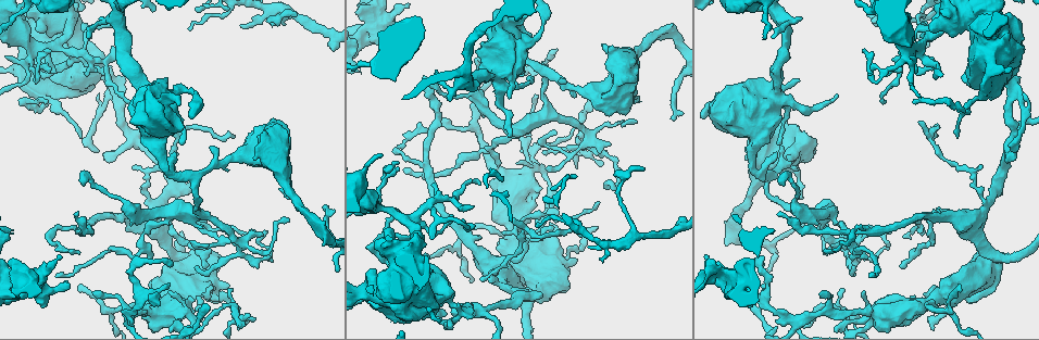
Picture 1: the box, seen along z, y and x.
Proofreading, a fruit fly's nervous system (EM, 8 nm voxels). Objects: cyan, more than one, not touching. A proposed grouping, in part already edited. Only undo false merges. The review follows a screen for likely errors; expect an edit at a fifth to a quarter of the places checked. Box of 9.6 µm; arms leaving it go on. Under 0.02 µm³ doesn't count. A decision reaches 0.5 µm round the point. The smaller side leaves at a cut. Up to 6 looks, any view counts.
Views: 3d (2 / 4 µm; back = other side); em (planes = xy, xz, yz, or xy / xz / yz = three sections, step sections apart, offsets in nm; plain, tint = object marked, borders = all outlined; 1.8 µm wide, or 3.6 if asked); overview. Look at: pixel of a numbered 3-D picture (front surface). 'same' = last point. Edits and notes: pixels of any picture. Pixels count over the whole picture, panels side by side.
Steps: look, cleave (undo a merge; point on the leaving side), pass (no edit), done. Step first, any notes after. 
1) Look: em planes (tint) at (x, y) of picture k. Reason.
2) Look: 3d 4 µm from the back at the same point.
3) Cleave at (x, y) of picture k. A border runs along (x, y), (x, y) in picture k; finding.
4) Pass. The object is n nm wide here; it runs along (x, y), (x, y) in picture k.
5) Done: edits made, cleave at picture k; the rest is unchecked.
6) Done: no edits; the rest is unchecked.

Look: 3d 4 µm from the back at (993, 260) of picture 1. A fork.

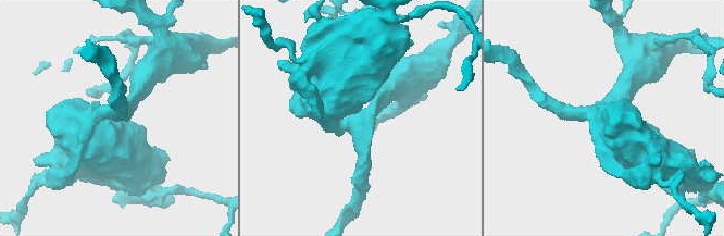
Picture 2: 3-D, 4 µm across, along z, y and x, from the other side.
Look: em planes (tint) at (362, 117) of picture 2. Now the EM.

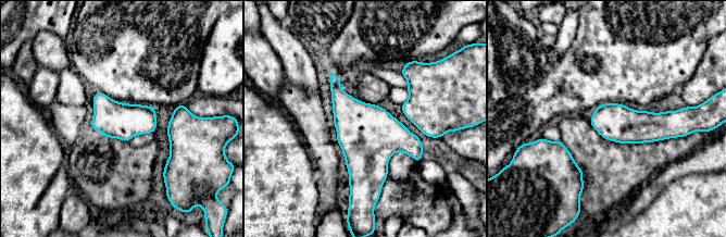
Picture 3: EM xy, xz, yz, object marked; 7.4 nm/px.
Pass. The object is 280 nm wide here; continuous, no second neuron.

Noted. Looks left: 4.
Look: em planes (tint) at (921, 306) of picture 1. Small branch off a trunk.

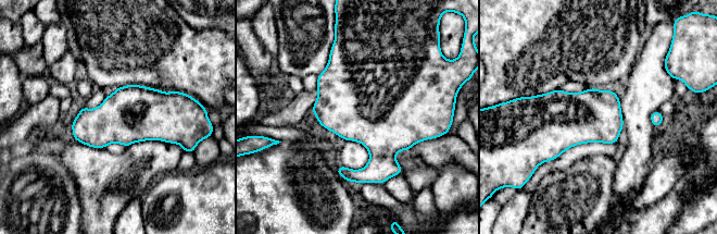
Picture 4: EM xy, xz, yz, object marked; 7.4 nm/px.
Pass. All the same neuron.

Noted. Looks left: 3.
Look: em planes (plain) at (33, 33) of picture 1. Sudden change in width.

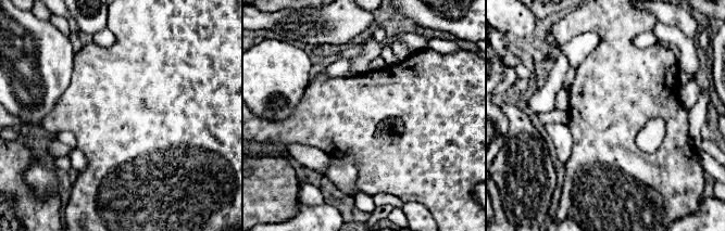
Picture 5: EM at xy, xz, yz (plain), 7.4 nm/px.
Look: em planes (tint) at the same point.

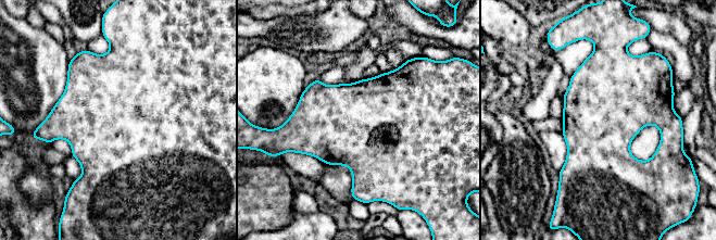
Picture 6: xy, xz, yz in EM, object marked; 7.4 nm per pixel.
Pass. The object is 650 nm wide here; one neuron here.

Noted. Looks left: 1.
Done: no edits; the rest is unchecked.

